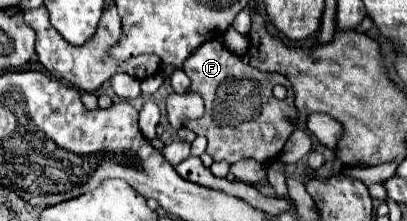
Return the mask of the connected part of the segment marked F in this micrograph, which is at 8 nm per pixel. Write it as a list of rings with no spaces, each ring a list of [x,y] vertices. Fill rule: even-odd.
[[[207,41],[195,49],[183,63],[183,71],[191,79],[189,93],[199,93],[205,99],[203,117],[187,121],[187,129],[207,137],[207,153],[213,161],[237,163],[241,159],[255,159],[259,163],[271,163],[279,157],[285,141],[295,129],[291,121],[299,117],[293,103],[293,85],[283,75],[263,73],[251,67],[219,41]],[[277,83],[287,87],[287,99],[283,101],[273,97],[273,87]]]

